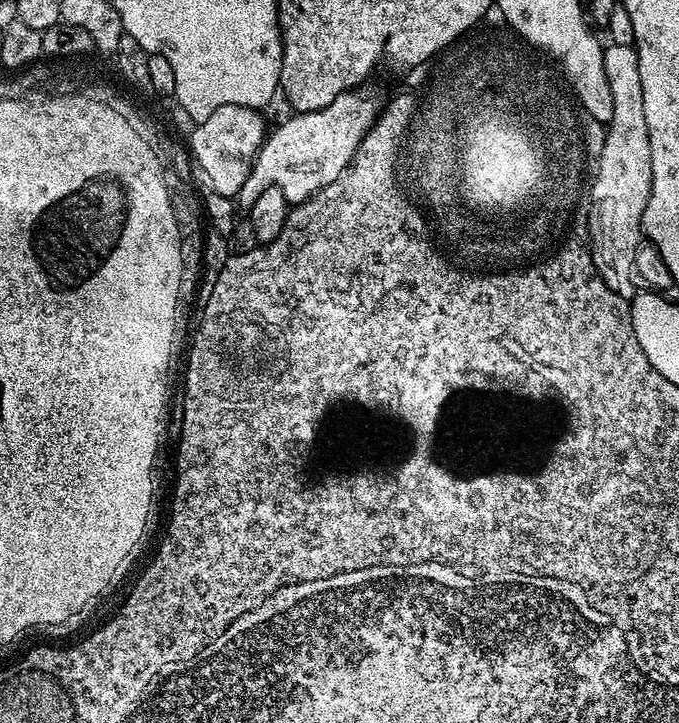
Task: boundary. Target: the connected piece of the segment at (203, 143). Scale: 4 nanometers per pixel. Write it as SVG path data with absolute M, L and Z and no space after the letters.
M220 106L193 127L190 148L215 193L231 198L239 195L251 172L251 162L266 138L266 127L260 115L257 109L250 107Z

